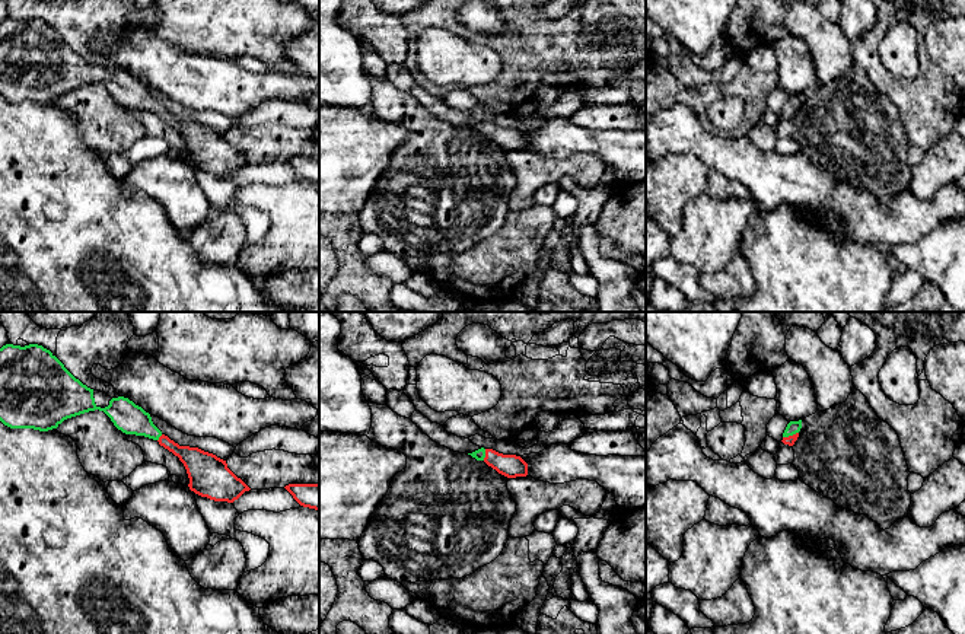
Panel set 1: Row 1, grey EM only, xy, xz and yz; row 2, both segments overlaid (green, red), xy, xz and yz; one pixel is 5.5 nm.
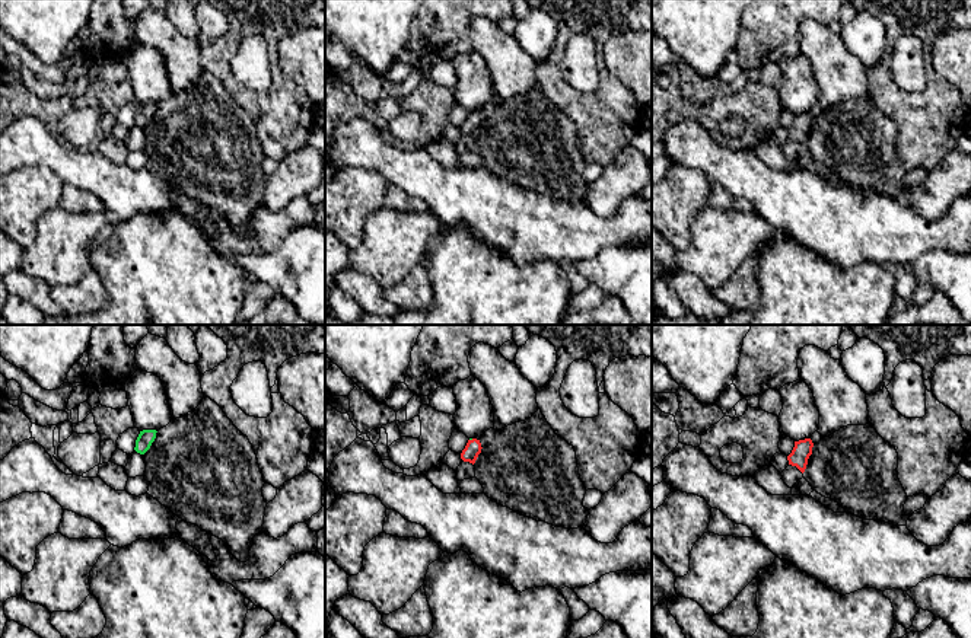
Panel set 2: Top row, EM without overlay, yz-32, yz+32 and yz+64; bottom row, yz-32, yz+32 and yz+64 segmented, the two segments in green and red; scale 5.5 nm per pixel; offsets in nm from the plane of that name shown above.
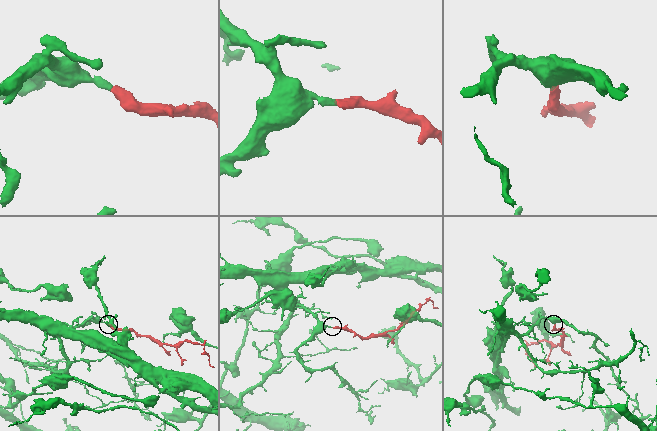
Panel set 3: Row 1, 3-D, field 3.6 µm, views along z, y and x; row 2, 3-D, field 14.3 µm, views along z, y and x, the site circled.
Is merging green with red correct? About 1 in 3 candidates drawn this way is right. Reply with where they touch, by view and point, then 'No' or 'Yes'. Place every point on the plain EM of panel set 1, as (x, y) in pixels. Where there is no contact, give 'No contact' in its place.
Touches green at yz (790, 108). Yes

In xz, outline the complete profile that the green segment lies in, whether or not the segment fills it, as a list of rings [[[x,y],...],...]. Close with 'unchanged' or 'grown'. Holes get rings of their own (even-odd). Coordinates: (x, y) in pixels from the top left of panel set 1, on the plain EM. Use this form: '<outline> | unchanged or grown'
[[[478,122],[472,127],[468,127],[477,134],[484,134],[488,140],[496,143],[499,147],[507,152],[526,150],[528,137],[516,128],[503,128],[493,122]]] | grown

